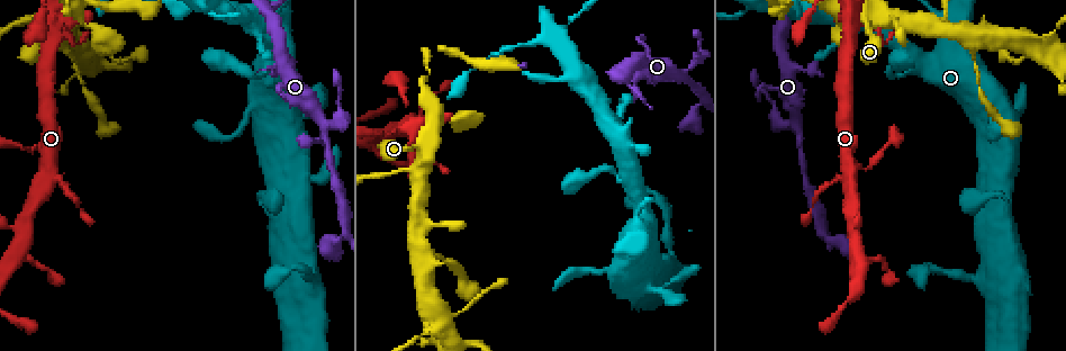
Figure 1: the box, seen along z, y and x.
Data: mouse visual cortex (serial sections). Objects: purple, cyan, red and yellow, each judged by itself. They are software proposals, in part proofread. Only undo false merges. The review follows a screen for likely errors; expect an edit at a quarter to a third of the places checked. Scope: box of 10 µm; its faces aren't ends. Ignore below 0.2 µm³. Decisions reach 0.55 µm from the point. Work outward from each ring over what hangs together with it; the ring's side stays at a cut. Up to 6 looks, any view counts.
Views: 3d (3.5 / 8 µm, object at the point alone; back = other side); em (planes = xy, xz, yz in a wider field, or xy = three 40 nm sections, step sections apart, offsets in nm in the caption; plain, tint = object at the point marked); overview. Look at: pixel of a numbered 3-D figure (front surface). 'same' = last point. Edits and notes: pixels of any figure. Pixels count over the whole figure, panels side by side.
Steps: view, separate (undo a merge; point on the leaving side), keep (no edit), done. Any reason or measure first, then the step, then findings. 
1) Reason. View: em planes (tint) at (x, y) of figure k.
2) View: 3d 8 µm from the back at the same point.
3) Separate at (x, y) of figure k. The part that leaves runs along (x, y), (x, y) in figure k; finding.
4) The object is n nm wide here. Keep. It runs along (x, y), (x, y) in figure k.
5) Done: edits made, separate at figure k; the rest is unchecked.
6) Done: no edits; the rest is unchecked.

Three-way junction. View: 3d 3.5 µm at (892, 24) of figure 1.

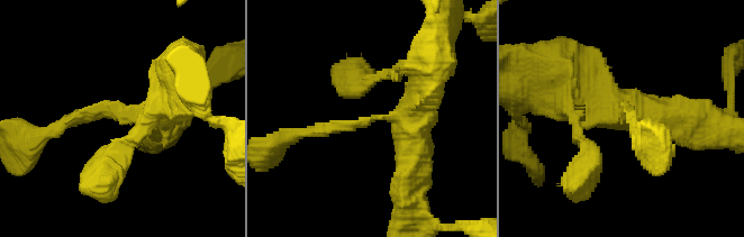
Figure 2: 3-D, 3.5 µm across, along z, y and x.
Need the tissue. View: em planes (tint) at (379, 117) of figure 2.

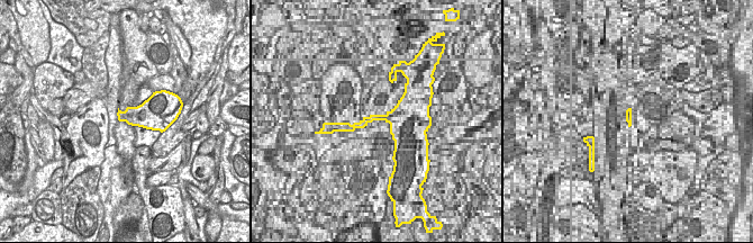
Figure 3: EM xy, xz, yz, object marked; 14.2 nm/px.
Keep. It runs along (424, 81), (414, 118), (372, 118), (314, 133) in figure 2; all the same cell.

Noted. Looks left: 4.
Three arms meet. View: 3d 3.5 µm at (856, 230) of figure 1.

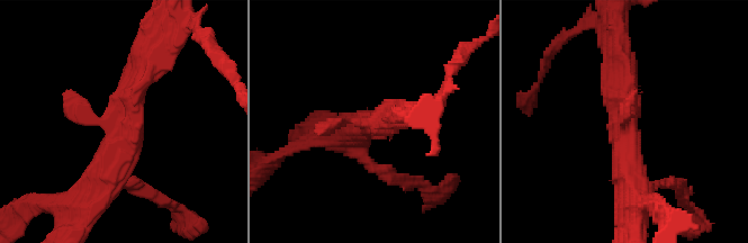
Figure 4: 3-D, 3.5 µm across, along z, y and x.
3 arms meet here; the arms are 200, 300, 450 nm wide. View: em planes (tint) at (124, 127) of figure 4.

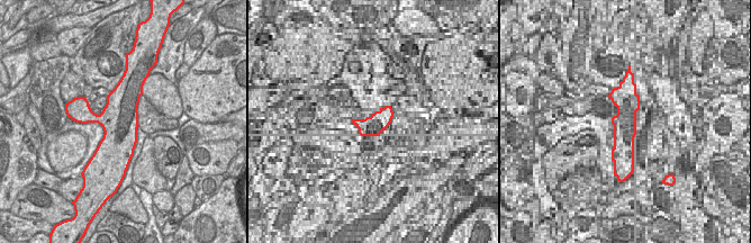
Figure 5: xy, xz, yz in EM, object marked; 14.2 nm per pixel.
Keep. It runs along (150, 55), (95, 194) in figure 4; continuous, no second cell.

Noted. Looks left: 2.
Sudden change in width. View: 3d 3.5 µm at (800, 123) of figure 1.

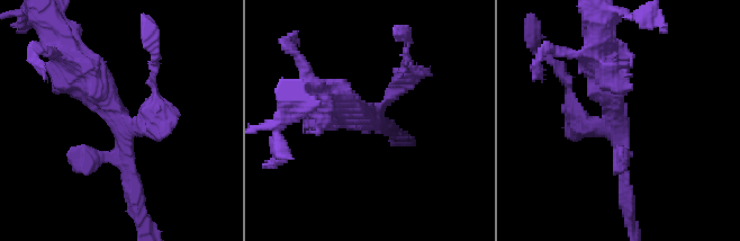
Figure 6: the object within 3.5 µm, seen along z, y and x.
View: em xy step 2 (tint) at (618, 127) of figure 6.

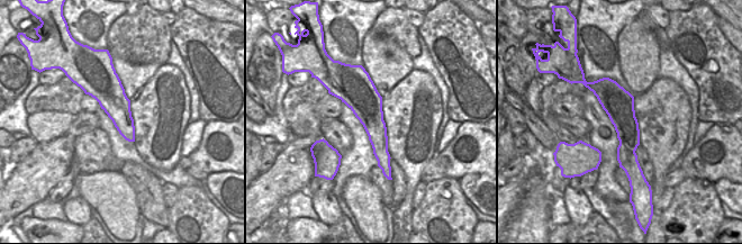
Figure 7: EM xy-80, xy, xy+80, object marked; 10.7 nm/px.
Keep. All the same cell.

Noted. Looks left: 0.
Done: no edits; the rest is unchecked.

